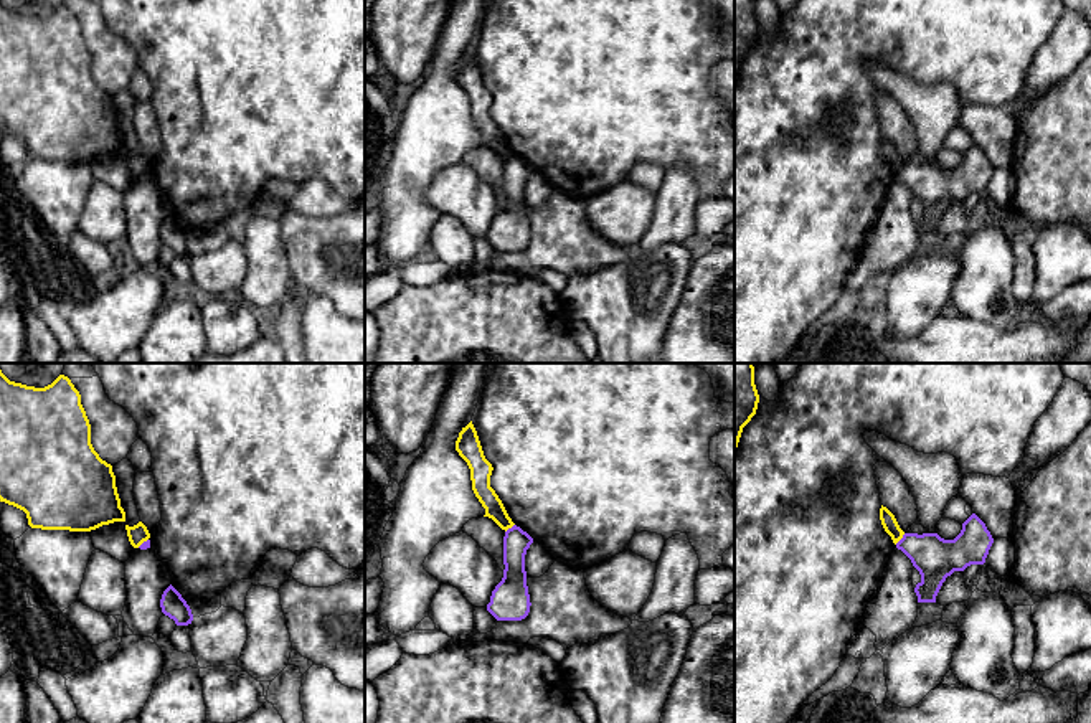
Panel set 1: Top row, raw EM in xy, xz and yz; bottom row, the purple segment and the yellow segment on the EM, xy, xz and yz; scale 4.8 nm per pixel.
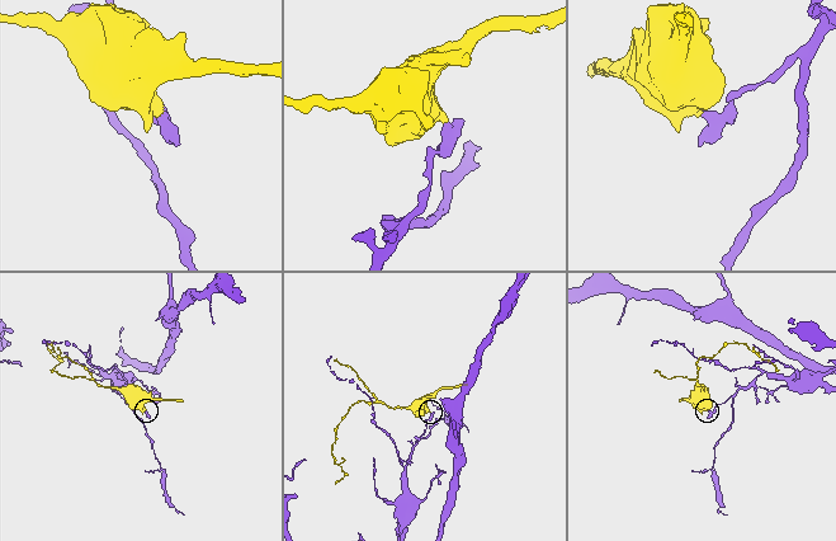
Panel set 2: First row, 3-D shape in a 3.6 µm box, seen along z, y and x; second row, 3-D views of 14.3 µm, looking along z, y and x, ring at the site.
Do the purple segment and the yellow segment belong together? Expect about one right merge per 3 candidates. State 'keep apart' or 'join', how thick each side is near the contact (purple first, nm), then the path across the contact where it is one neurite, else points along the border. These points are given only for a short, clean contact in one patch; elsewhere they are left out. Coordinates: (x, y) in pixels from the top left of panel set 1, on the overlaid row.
keep apart | 200/70 nm | along yz (905, 533), (895, 543)

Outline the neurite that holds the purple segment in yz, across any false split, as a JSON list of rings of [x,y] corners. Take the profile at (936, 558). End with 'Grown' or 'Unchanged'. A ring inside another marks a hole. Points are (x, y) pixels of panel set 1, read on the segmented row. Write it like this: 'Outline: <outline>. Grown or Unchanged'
Outline: [[[972,513],[954,540],[944,540],[938,533],[904,533],[896,548],[921,574],[914,588],[918,602],[936,602],[946,578],[971,565],[984,565],[992,543],[994,538],[985,523]]]. Unchanged

